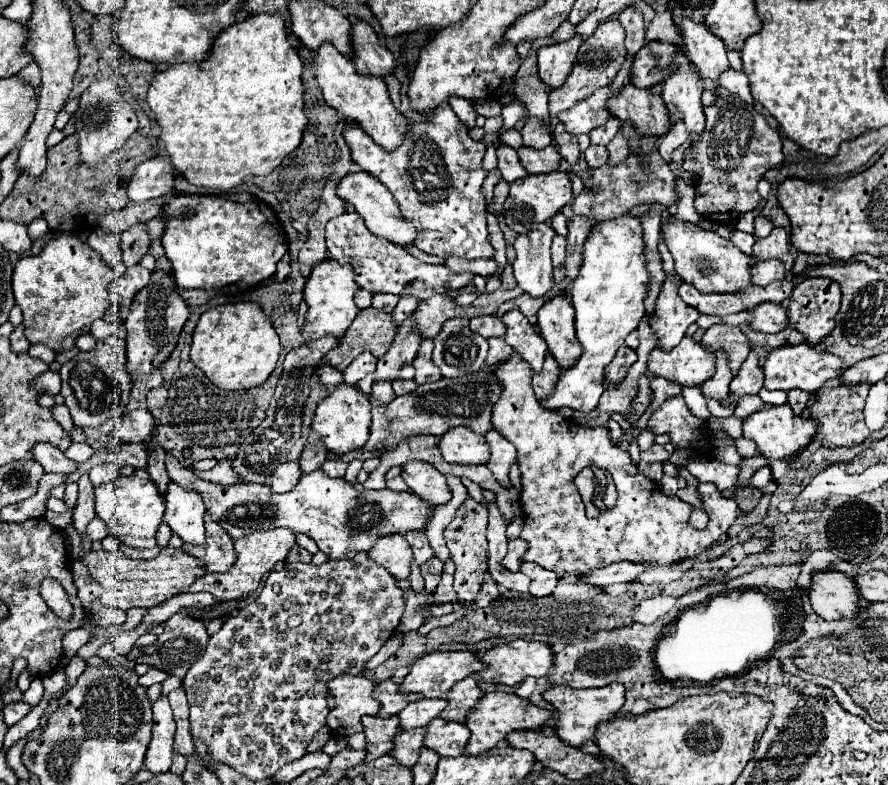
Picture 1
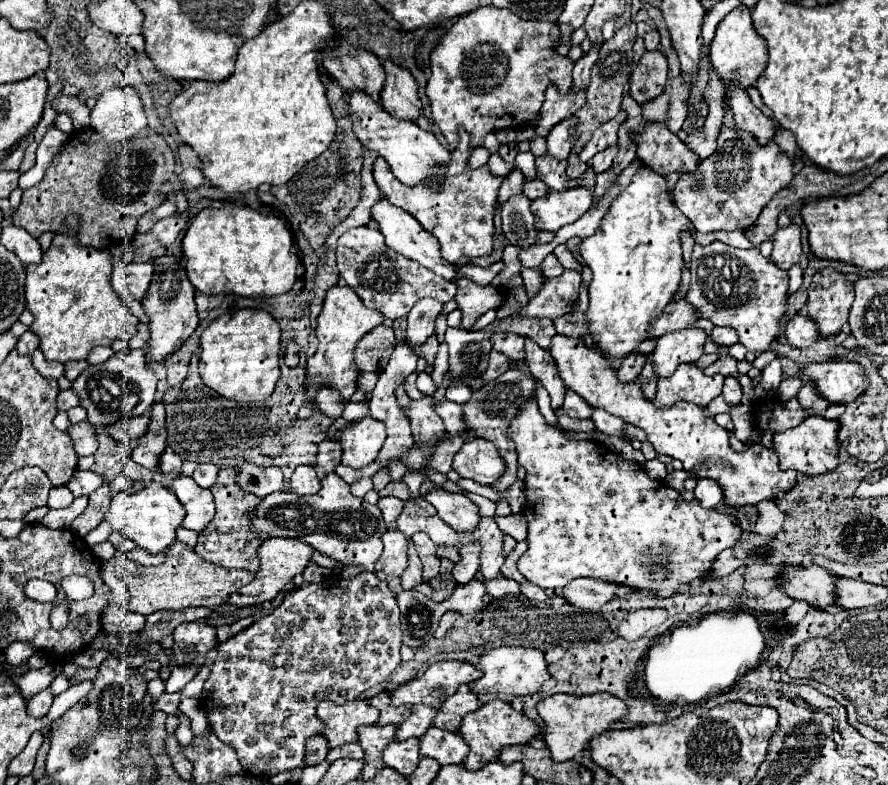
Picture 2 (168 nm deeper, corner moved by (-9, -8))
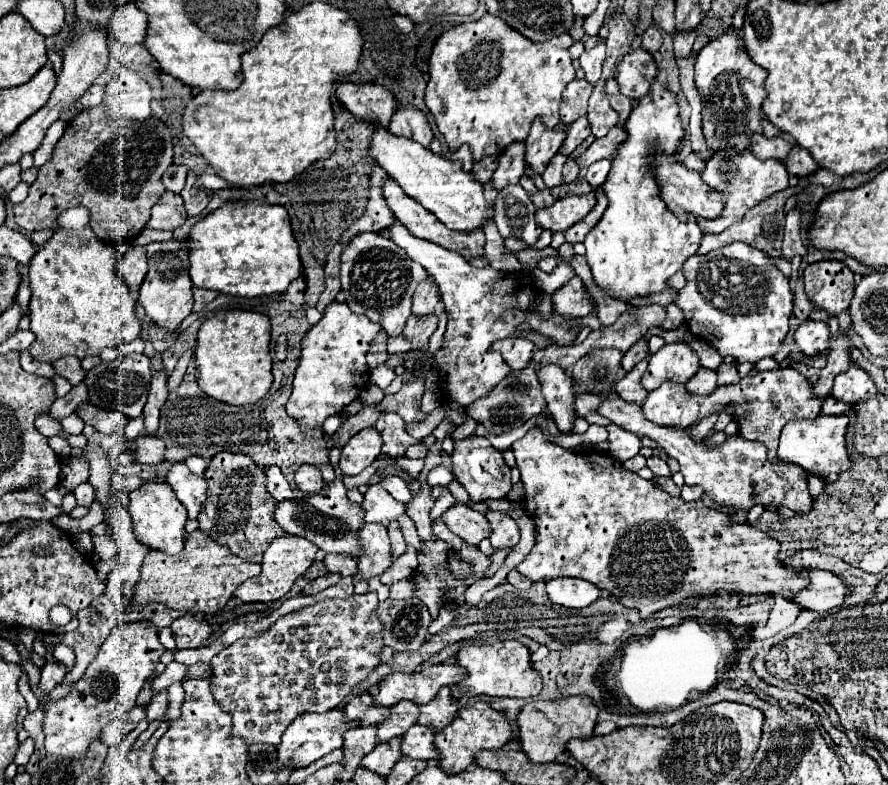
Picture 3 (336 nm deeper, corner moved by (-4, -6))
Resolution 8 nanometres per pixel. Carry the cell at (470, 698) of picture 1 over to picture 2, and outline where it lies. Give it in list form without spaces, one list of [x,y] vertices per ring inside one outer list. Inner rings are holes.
[[[461,684],[459,690],[441,704],[437,718],[433,720],[433,726],[441,728],[441,730],[457,732],[463,716],[469,712],[475,712],[479,706],[481,706],[479,698],[469,690],[467,684]]]

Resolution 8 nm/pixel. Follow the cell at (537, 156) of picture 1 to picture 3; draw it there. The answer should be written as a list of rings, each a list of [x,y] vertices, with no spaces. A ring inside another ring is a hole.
[[[556,154],[556,156],[548,162],[546,170],[542,172],[542,180],[544,180],[544,184],[546,184],[548,188],[554,188],[554,186],[562,184],[562,166],[564,166],[564,162],[566,162],[566,156],[564,156],[564,154]]]

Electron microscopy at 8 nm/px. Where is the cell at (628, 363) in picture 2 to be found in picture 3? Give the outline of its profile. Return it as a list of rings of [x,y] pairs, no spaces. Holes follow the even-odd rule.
[[[644,340],[644,342],[636,342],[636,346],[632,346],[626,354],[624,354],[624,358],[622,358],[622,368],[626,370],[626,372],[630,372],[632,368],[634,368],[634,364],[638,364],[640,360],[644,360],[648,356],[648,342]]]

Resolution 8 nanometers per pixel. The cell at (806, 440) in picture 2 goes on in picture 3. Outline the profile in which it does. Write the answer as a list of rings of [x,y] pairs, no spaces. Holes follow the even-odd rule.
[[[820,414],[820,418],[812,420],[788,422],[780,436],[778,458],[782,462],[792,462],[802,466],[808,474],[818,474],[822,478],[836,476],[850,468],[850,458],[844,442],[846,426],[848,426],[848,416],[826,416],[826,414]]]

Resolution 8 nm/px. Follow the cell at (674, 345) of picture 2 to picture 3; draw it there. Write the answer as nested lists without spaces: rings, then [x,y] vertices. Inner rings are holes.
[[[686,342],[664,344],[656,354],[650,356],[648,372],[642,376],[642,386],[650,392],[658,388],[664,380],[672,378],[686,382],[700,368],[698,354]]]

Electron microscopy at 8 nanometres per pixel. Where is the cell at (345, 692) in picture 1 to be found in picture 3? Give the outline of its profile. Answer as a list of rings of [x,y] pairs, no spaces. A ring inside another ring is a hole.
[[[332,708],[328,712],[304,712],[300,714],[290,726],[288,730],[284,732],[282,736],[282,742],[278,746],[278,764],[280,766],[294,766],[294,768],[302,768],[302,766],[308,766],[312,762],[316,762],[318,758],[326,756],[328,752],[336,750],[336,748],[342,748],[344,744],[344,732],[358,726],[358,722],[348,722],[344,718],[344,710],[340,708]]]

